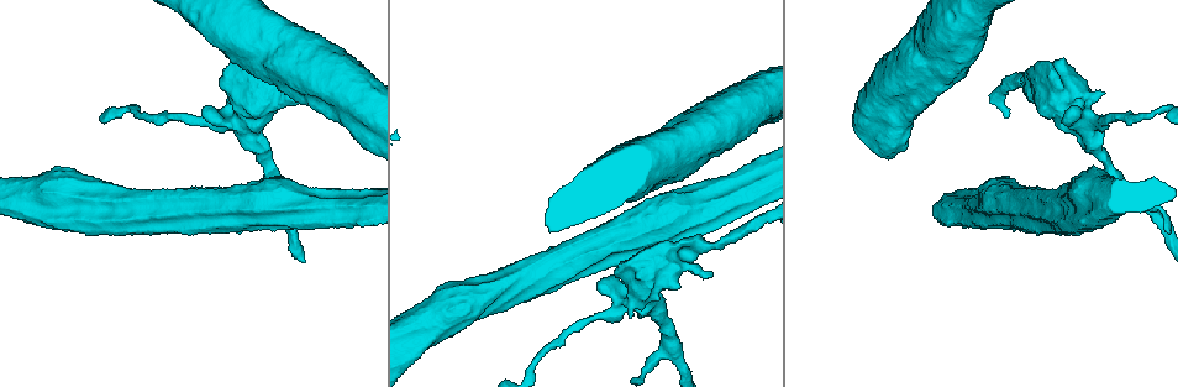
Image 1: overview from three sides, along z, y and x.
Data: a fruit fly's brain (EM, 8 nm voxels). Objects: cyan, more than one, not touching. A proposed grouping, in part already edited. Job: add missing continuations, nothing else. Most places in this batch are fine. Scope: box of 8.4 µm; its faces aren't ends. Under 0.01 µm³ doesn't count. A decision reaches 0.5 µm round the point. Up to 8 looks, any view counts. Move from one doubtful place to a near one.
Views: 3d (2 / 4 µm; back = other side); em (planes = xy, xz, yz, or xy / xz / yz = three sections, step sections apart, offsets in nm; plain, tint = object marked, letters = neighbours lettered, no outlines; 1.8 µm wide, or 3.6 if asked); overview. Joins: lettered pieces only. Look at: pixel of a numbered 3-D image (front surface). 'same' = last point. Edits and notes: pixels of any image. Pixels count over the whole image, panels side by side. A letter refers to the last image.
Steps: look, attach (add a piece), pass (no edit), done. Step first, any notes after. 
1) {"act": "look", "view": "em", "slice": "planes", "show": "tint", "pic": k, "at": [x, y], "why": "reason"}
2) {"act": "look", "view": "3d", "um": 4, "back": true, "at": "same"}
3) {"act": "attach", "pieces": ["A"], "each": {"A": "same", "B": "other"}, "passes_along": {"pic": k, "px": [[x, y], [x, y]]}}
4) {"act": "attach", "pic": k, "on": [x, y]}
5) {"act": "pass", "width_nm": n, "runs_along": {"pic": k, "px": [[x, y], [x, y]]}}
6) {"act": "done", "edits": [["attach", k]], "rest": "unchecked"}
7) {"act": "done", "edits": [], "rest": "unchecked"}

{"act": "look", "view": "3d", "um": 2, "pic": 1, "at": [713, 276], "why": "an open end"}

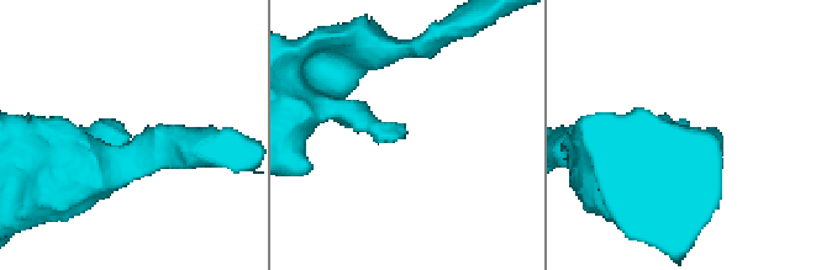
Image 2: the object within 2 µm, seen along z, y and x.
{"act": "look", "view": "em", "slice": "planes", "show": "letters", "pic": 2, "at": [128, 136]}

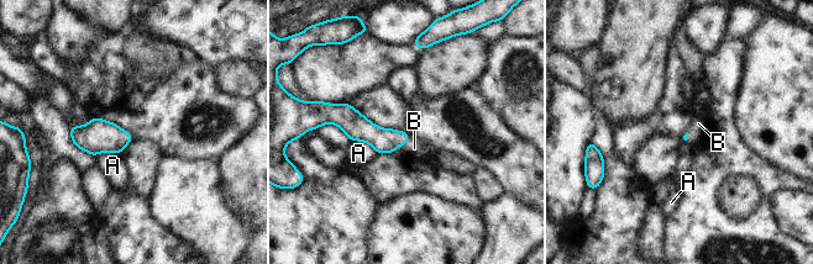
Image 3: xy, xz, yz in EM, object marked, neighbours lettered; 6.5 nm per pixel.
{"act": "attach", "pieces": ["B"], "each": {"A": "other", "B": "same"}, "passes_along": {"pic": 3, "px": [[382, 140], [403, 144], [414, 148]]}, "found": "the cell continues"}

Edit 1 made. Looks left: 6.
{"act": "look", "view": "3d", "um": 2, "back": true, "pic": 1, "at": [1102, 92]}

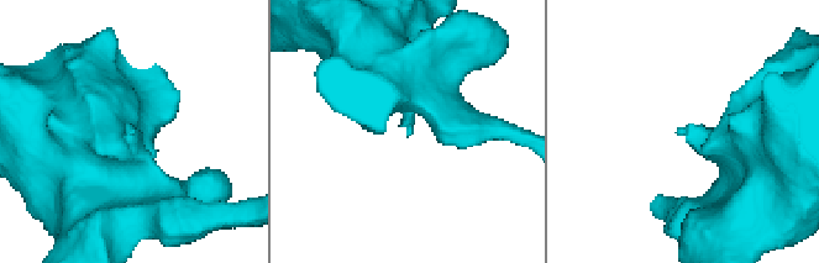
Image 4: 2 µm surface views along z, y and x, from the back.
{"act": "look", "view": "em", "slice": "yz", "step": 4, "show": "letters", "pic": 4, "at": [409, 131]}

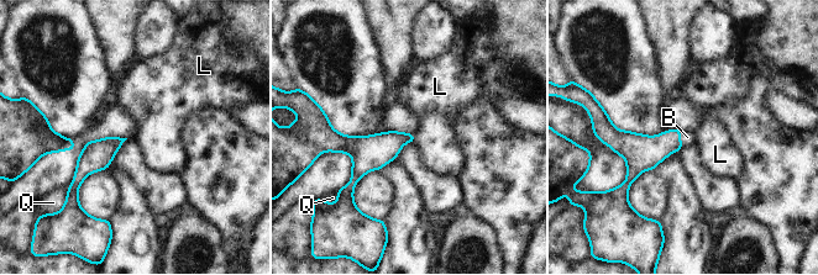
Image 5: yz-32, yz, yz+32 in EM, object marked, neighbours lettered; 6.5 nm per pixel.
{"act": "look", "view": "em", "slice": "xz", "step": 16, "show": "letters", "at": "same", "why": "another direction"}

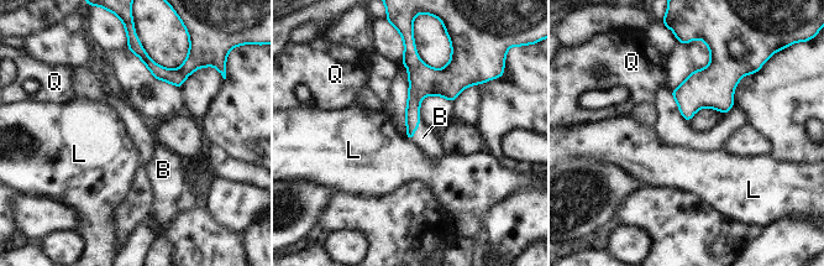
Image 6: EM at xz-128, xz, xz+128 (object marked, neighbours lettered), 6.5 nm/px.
{"act": "attach", "pieces": ["B"], "longest_contact_nm": ["B", 120], "each": {"B": "same", "L": "other", "Q": "other"}, "passes_along": {"pic": 6, "px": [[415, 94], [413, 132], [423, 137]]}, "found": "the cell continues"}

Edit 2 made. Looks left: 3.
{"act": "look", "view": "overview", "why": "see it whole again"}

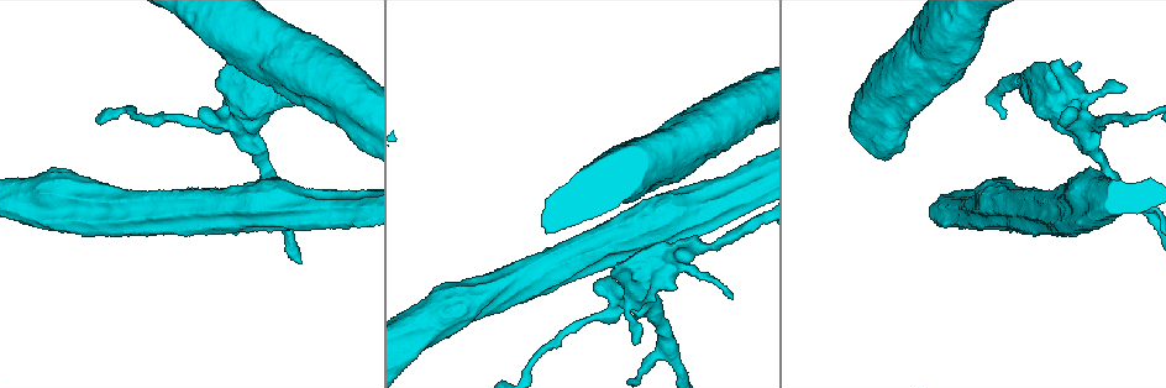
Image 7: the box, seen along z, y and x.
{"act": "look", "view": "3d", "um": 2, "pic": 7, "at": [670, 354], "why": "calibre changes"}

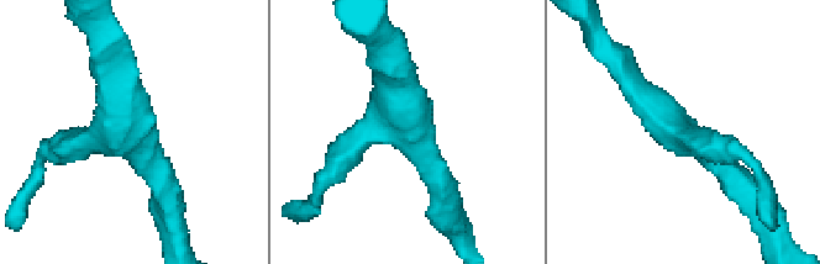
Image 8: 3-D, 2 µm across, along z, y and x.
{"act": "look", "view": "em", "slice": "planes", "show": "letters", "pic": 8, "at": [127, 135]}

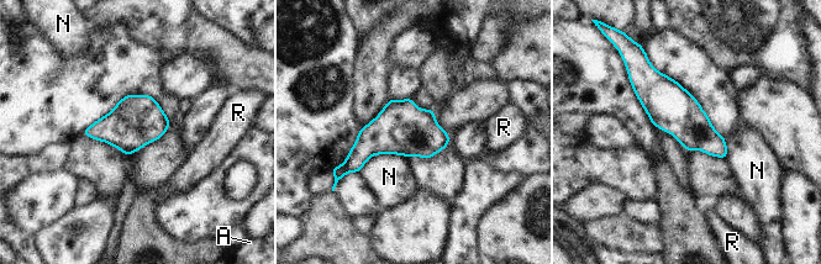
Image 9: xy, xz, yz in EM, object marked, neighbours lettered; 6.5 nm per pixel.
{"act": "pass", "each": {"A": "other", "N": "other", "R": "other"}, "border": {"pic": 9, "px": [[405, 156], [373, 154], [358, 172]]}, "found": "no lettered piece goes on from it"}

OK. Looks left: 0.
{"act": "done", "edits": [["attach", 3], ["attach", 6]], "rest": "unchecked"}

